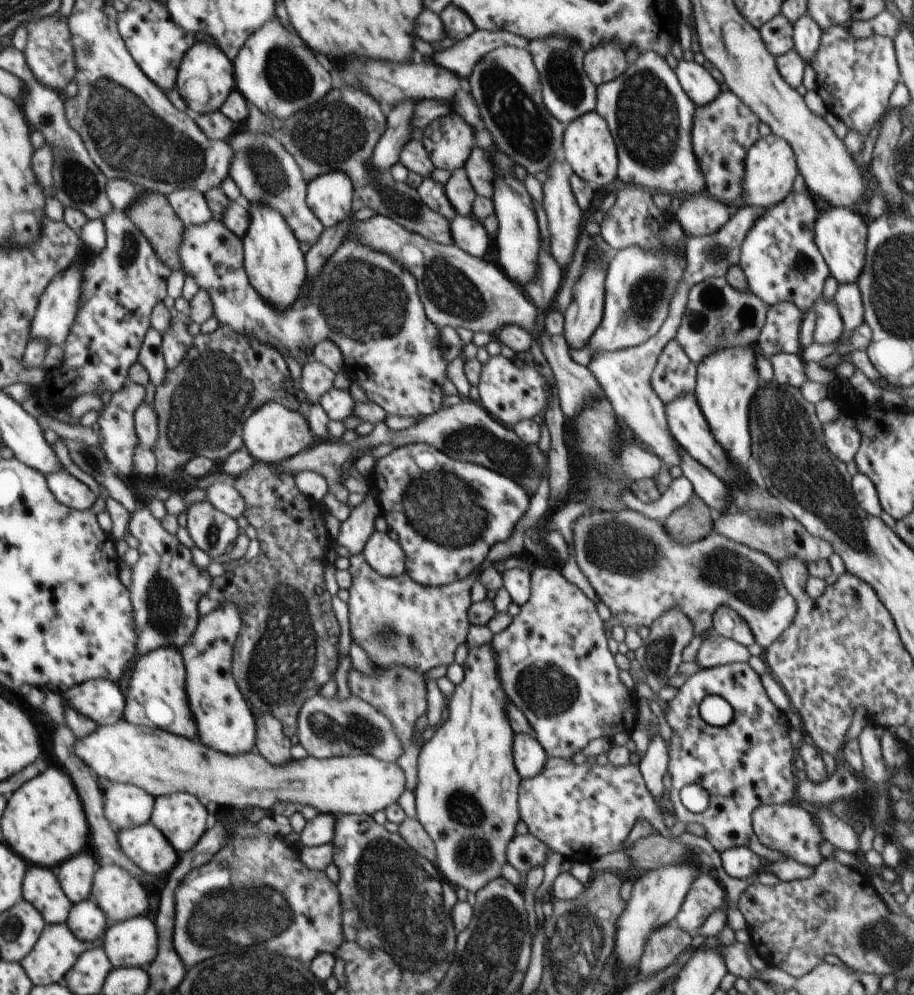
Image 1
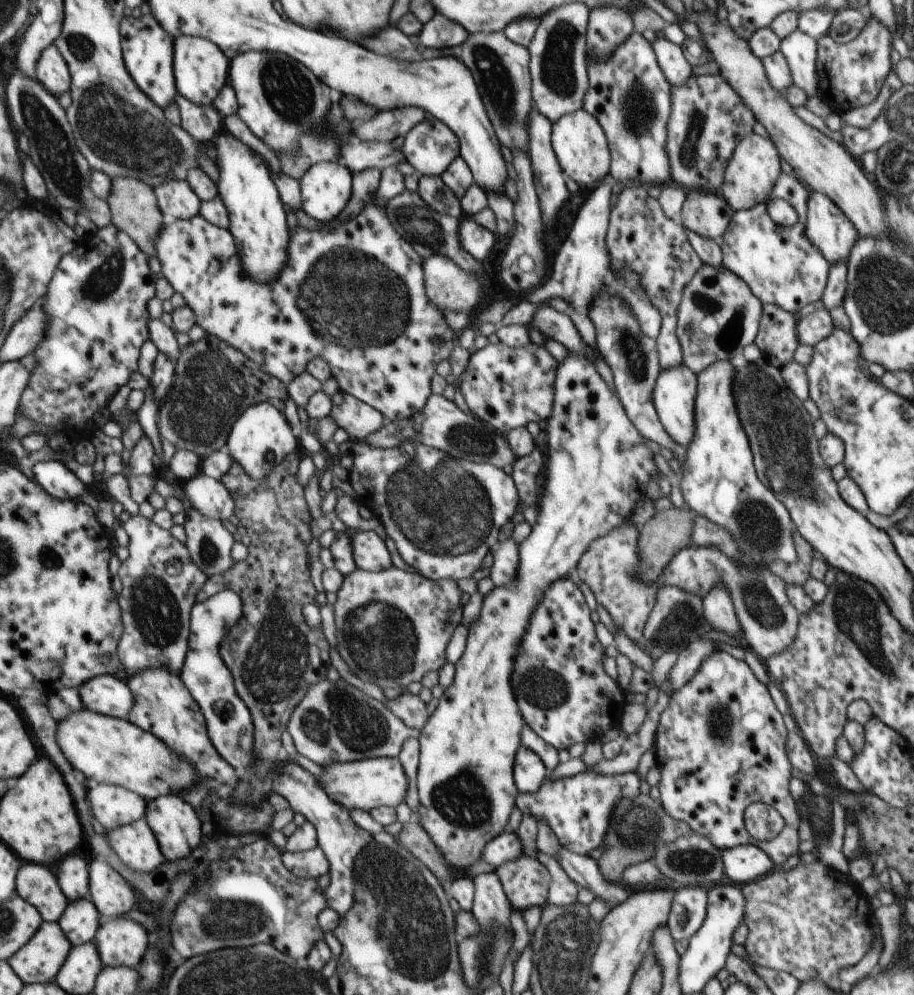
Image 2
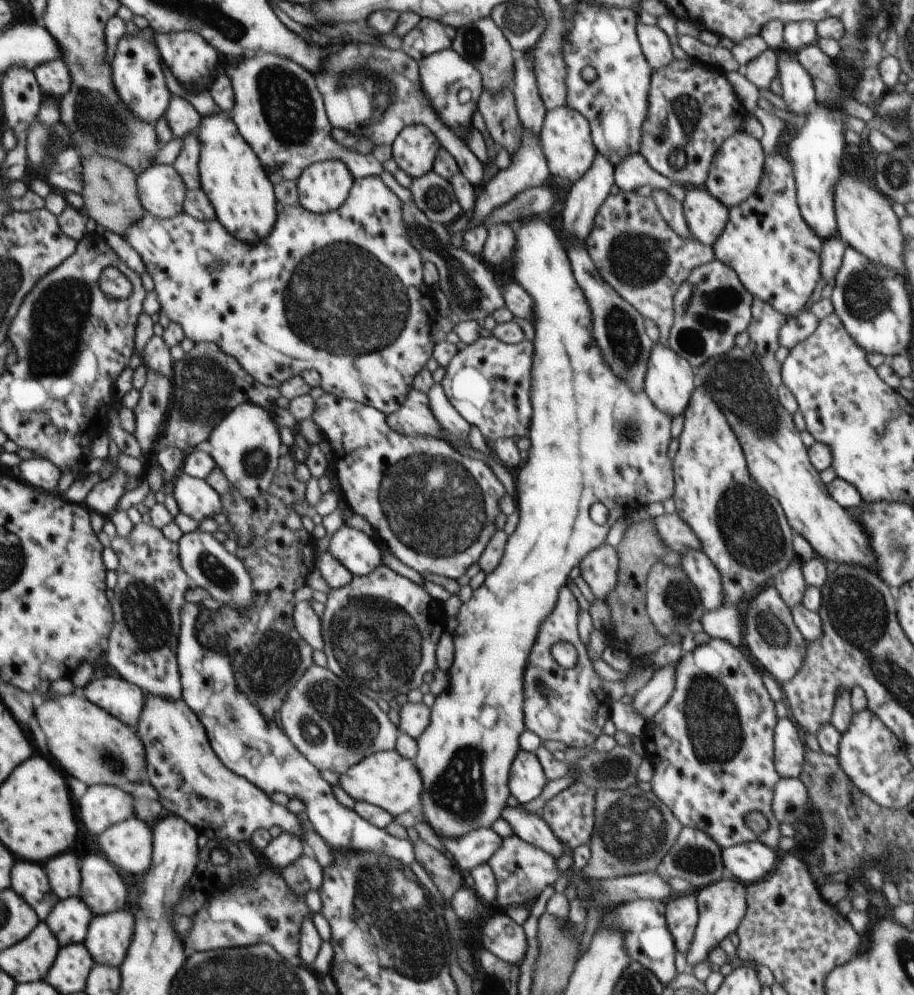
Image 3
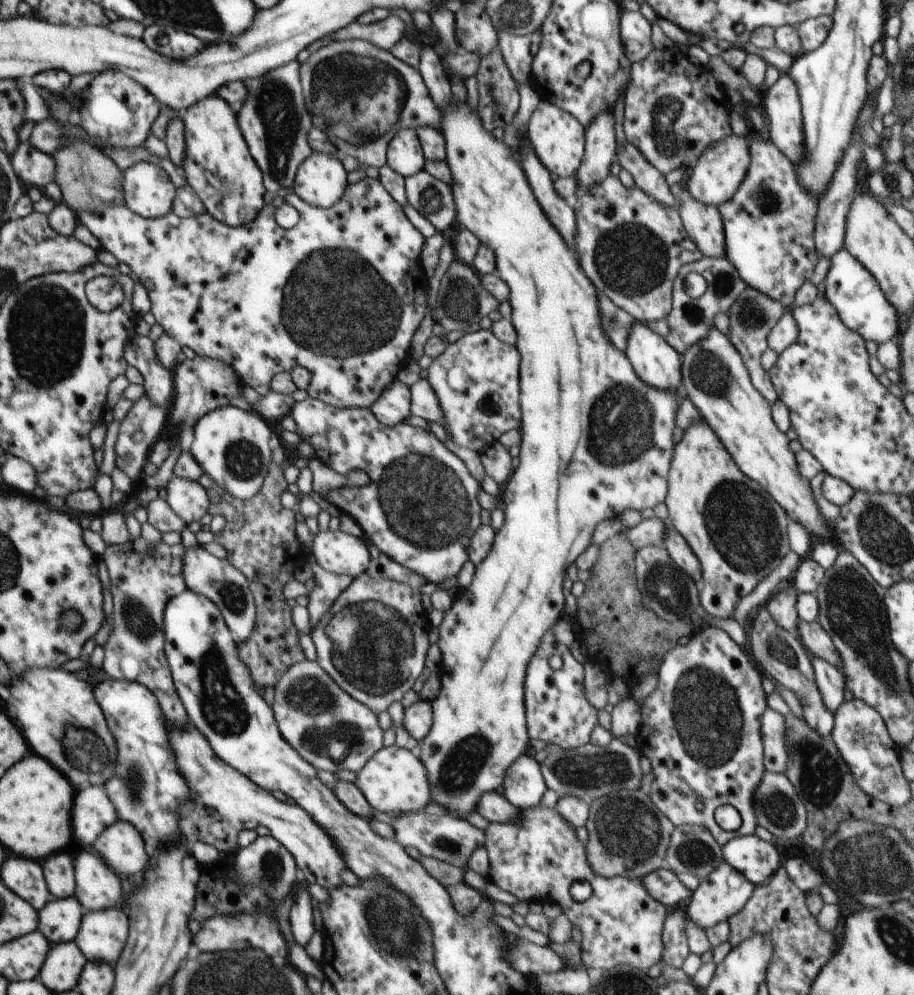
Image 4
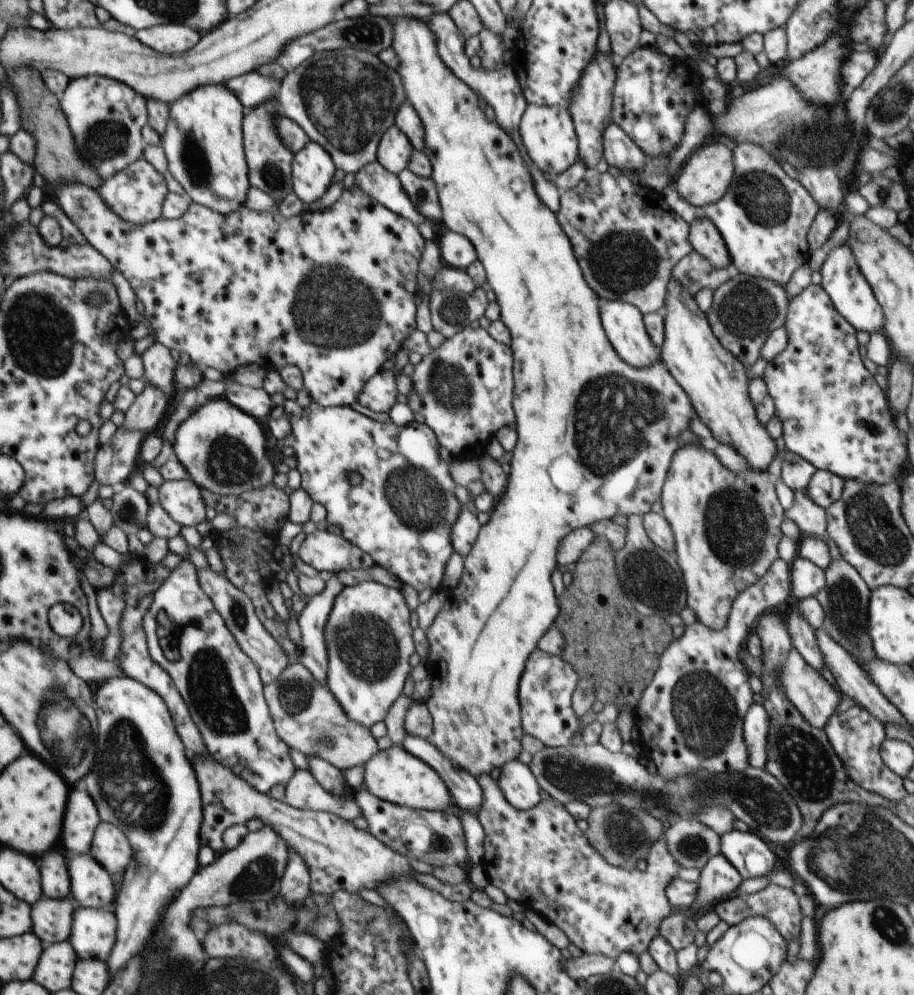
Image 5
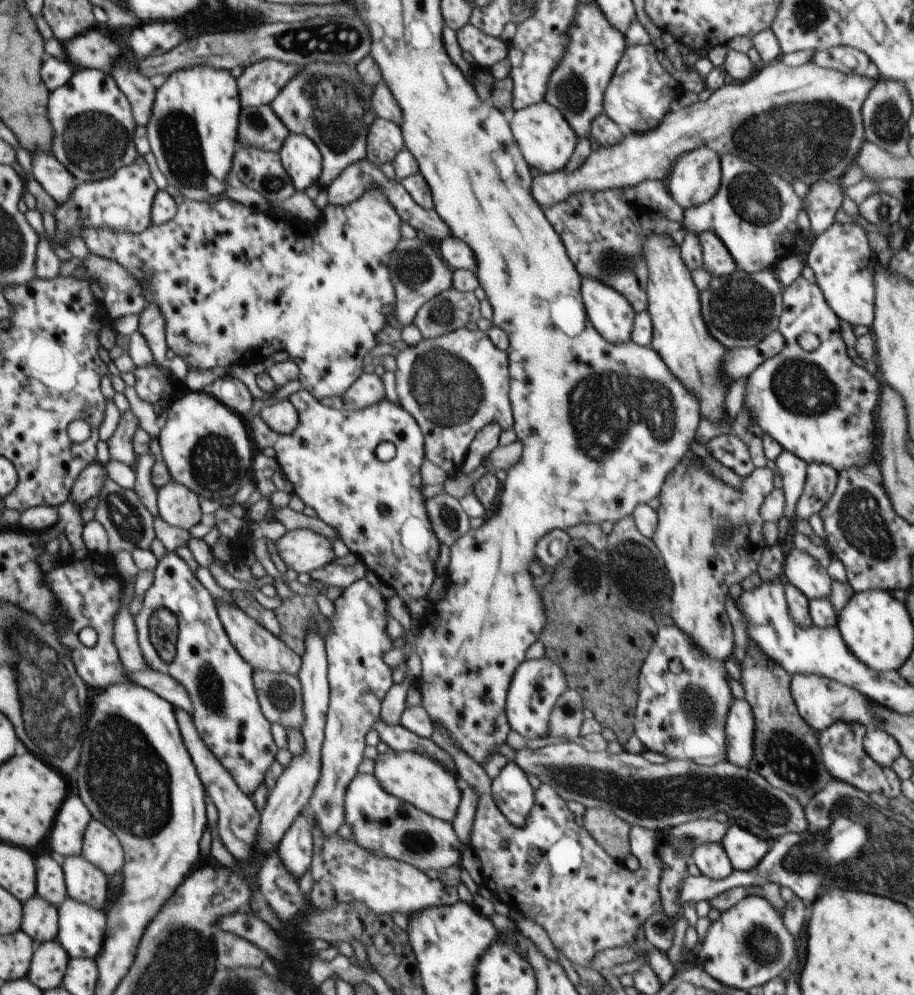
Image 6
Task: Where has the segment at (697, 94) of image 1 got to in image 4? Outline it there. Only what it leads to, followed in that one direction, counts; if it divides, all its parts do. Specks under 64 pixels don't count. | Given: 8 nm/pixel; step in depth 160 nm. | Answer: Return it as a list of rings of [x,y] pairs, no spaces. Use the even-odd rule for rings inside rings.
[[[622,9],[621,41],[632,63],[643,61],[654,50],[652,24],[639,12]]]

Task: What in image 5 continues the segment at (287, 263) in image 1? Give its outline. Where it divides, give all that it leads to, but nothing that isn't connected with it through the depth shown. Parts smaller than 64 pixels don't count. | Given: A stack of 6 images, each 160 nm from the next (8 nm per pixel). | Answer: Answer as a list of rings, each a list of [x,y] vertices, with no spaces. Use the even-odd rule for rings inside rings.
[[[206,85],[206,88],[186,93],[181,99],[169,105],[170,120],[161,137],[168,168],[172,176],[182,185],[194,203],[227,215],[237,211],[246,202],[251,184],[245,150],[243,147],[244,107],[238,98],[222,85]]]

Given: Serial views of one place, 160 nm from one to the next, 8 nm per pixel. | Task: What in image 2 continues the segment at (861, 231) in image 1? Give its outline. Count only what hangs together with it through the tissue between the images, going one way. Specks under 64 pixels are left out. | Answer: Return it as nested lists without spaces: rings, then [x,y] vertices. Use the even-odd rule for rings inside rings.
[[[810,191],[806,236],[830,265],[847,262],[859,238],[854,223],[825,194]]]

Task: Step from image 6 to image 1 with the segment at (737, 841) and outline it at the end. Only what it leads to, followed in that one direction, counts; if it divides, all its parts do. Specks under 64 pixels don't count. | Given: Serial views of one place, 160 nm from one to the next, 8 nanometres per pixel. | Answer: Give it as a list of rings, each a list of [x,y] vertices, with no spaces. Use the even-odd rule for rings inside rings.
[[[733,847],[720,853],[722,868],[731,878],[744,880],[763,873],[765,861],[747,847]]]

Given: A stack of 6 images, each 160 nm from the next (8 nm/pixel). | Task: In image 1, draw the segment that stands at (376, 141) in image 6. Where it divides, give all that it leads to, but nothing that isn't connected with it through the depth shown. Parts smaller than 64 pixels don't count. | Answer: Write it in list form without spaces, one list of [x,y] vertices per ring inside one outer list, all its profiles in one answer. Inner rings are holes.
[[[456,114],[434,120],[424,134],[422,146],[426,148],[434,168],[451,172],[463,168],[477,146],[472,126]]]

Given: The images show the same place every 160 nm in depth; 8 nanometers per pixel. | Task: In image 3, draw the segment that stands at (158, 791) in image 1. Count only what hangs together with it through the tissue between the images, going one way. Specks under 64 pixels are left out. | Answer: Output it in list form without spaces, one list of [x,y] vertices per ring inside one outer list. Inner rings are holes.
[[[73,692],[54,700],[40,700],[35,706],[35,718],[50,746],[50,758],[88,787],[114,784],[127,790],[130,784],[146,780],[145,745],[136,728],[124,724],[88,698]],[[382,751],[367,756],[364,760],[358,762],[353,767],[350,767],[346,772],[343,772],[338,778],[338,785],[342,790],[351,796],[355,801],[366,801],[373,805],[379,806],[387,810],[394,818],[404,815],[405,812],[420,806],[423,784],[420,773],[415,767],[415,763],[405,759],[398,751]]]

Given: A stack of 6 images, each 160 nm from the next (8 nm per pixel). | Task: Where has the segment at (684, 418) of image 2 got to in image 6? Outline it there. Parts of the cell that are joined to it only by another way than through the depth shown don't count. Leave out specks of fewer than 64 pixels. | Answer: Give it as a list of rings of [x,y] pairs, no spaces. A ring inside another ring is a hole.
[[[590,277],[581,280],[585,311],[602,338],[612,344],[632,342],[636,312],[626,297]]]

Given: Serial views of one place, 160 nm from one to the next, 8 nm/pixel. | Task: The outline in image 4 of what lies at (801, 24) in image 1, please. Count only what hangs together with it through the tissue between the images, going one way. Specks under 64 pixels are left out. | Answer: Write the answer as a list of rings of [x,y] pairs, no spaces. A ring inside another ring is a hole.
[[[788,75],[781,77],[765,93],[766,116],[770,120],[772,142],[786,154],[792,162],[800,160],[804,154],[802,144],[802,114],[800,96],[796,83]]]

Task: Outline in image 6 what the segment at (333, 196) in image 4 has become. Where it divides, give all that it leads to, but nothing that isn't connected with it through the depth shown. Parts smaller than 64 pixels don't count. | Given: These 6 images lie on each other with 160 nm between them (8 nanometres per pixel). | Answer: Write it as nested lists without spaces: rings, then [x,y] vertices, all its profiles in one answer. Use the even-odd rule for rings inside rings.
[[[290,133],[279,155],[297,191],[317,184],[323,169],[323,156],[317,144],[306,135]]]

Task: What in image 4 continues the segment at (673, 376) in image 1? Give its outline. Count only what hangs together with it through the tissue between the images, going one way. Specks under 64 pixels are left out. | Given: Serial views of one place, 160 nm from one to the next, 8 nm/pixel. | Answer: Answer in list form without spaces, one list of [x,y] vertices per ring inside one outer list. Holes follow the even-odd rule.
[[[612,174],[588,191],[579,190],[572,207],[577,224],[576,244],[580,252],[580,266],[597,290],[630,313],[636,321],[647,323],[666,319],[673,307],[673,284],[681,266],[704,257],[687,235],[679,207],[662,206],[641,188],[624,187],[620,179]]]

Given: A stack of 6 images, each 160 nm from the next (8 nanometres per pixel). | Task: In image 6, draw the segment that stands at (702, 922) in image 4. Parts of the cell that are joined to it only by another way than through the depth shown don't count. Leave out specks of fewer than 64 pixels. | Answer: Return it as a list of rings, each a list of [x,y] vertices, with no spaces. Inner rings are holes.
[[[718,843],[698,845],[691,858],[704,877],[714,880],[724,879],[734,870],[726,851]]]

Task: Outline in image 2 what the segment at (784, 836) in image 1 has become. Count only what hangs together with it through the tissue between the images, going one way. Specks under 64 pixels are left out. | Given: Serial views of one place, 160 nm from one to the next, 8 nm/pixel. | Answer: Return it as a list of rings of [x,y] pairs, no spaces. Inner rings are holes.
[[[752,803],[745,810],[744,822],[749,835],[756,841],[771,841],[784,828],[785,820],[774,807]]]

